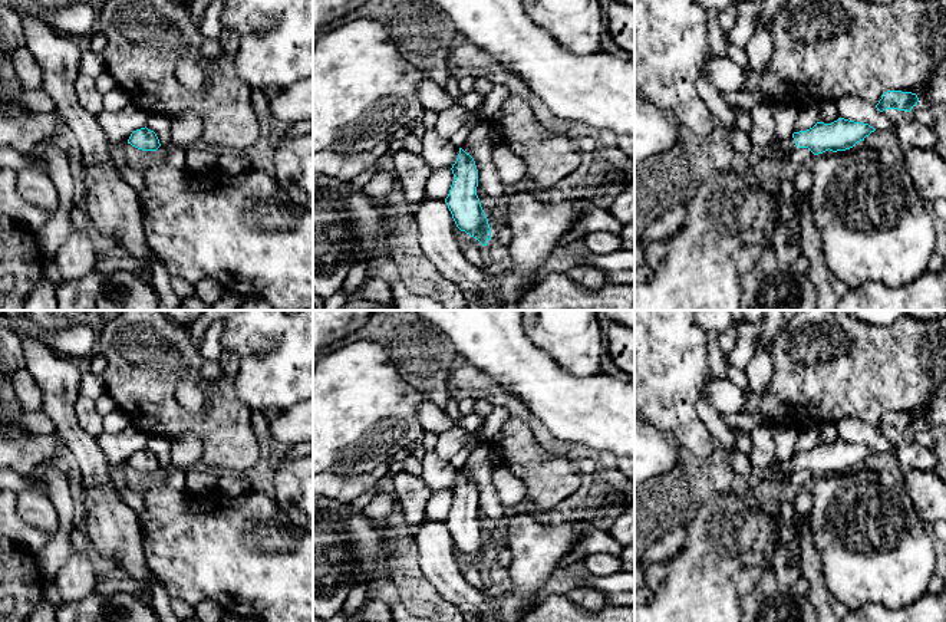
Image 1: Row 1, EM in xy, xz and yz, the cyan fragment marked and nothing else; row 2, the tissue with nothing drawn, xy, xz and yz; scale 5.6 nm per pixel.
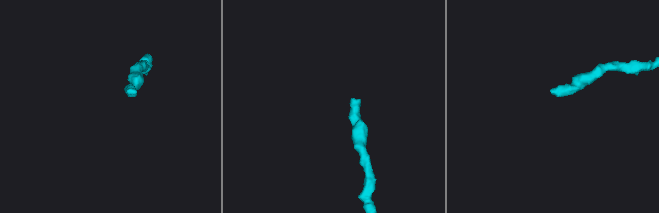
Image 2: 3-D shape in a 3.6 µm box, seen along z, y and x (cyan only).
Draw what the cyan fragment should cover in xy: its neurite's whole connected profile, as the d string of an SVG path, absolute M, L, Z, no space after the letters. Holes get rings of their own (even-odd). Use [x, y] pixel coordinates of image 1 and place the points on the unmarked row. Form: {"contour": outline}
{"contour": "M146 448L134 452L128 461L128 465L142 473L156 473L161 468L156 455Z"}

